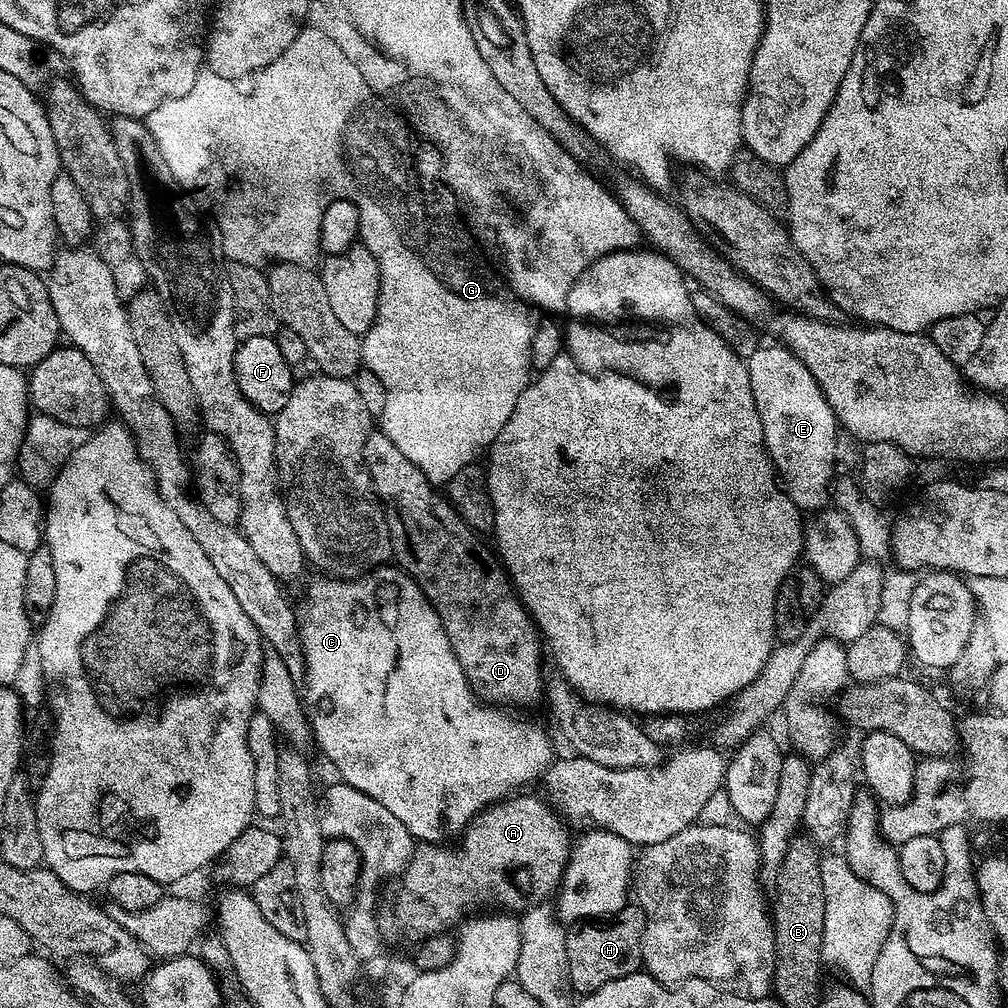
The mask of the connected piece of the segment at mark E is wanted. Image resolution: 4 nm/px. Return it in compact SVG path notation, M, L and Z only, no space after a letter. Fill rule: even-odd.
M762 344L746 363L755 409L762 421L764 445L784 491L803 513L827 509L840 435L833 408L805 364L782 344Z

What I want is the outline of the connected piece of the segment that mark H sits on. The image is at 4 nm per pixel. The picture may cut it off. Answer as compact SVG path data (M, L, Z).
M630 902L613 916L573 923L567 929L566 938L573 993L587 994L606 986L606 982L614 982L614 978L626 978L626 974L641 971L640 955L645 926L644 911L635 902Z

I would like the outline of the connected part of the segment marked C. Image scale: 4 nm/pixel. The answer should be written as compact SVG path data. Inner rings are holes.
M381 566L365 572L363 576L355 578L320 578L308 588L308 601L304 609L298 612L298 631L300 645L304 651L304 680L306 688L306 710L310 715L312 735L315 747L324 751L324 756L340 771L339 779L345 784L354 786L362 794L372 799L373 805L385 808L392 820L402 822L411 834L413 841L425 844L444 844L448 839L459 837L469 822L489 808L492 804L499 804L505 798L519 793L527 784L532 784L543 777L544 771L554 759L552 740L548 732L540 724L532 720L523 720L523 715L513 714L500 706L481 703L475 692L468 685L466 674L462 666L458 666L458 658L454 658L454 650L450 646L450 638L446 638L446 630L442 626L442 618L434 610L434 606L422 594L422 590L403 568L399 566ZM517 756L516 764L508 759Z

